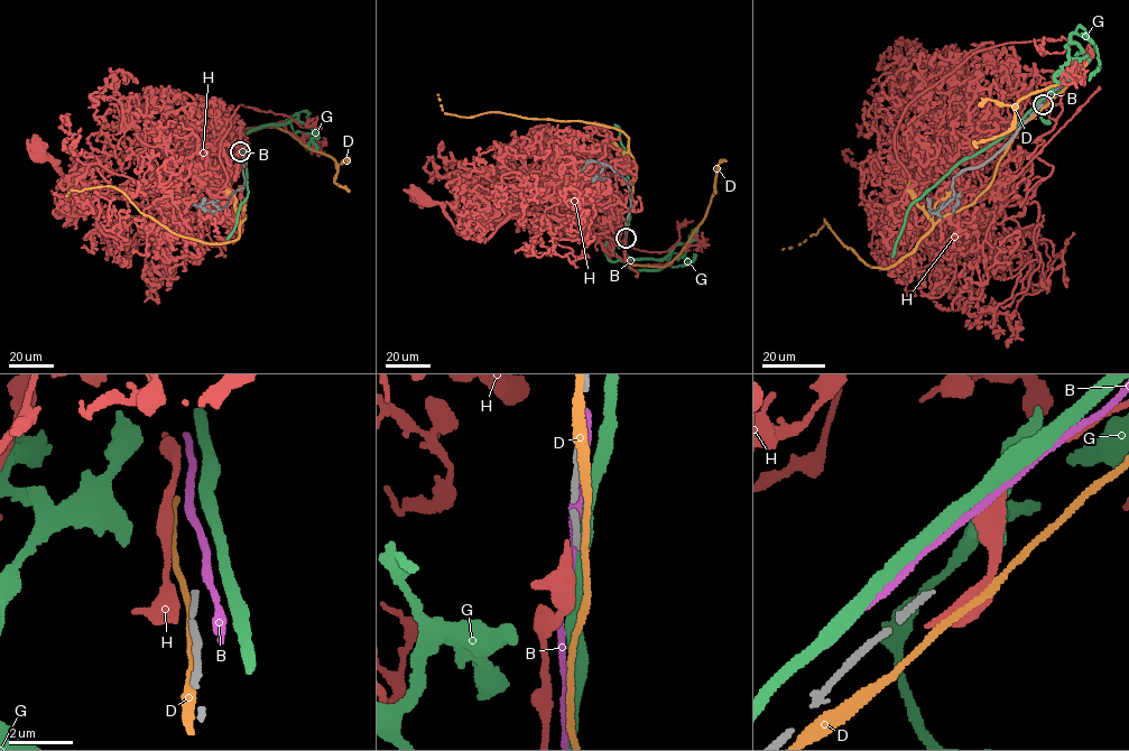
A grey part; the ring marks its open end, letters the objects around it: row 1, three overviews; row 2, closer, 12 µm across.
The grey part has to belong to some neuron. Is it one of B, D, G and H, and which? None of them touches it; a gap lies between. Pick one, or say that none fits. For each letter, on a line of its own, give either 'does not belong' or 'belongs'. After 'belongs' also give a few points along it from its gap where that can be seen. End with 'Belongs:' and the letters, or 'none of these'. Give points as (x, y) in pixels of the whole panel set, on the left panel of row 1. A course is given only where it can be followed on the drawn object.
B: does not belong
D: does not belong
G: does not belong
H: does not belong
Belongs: none of these

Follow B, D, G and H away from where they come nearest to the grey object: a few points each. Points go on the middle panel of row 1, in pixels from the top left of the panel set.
B: (625, 237), (625, 253), (631, 261)
D: (626, 239), (636, 176), (625, 133), (583, 121), (496, 112), (460, 117), (445, 113), (437, 94)
G: (626, 237), (630, 258), (663, 259), (673, 249), (668, 261), (629, 269), (613, 251), (613, 238), (620, 244)
H: (625, 239), (621, 260), (603, 233), (523, 213), (474, 239), (440, 204), (418, 195)

